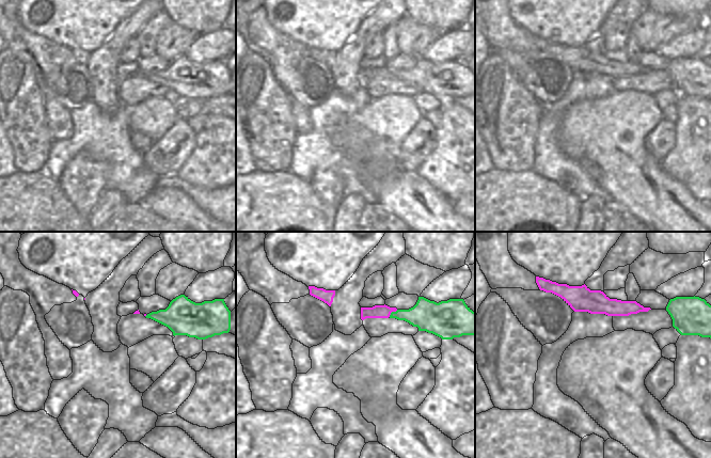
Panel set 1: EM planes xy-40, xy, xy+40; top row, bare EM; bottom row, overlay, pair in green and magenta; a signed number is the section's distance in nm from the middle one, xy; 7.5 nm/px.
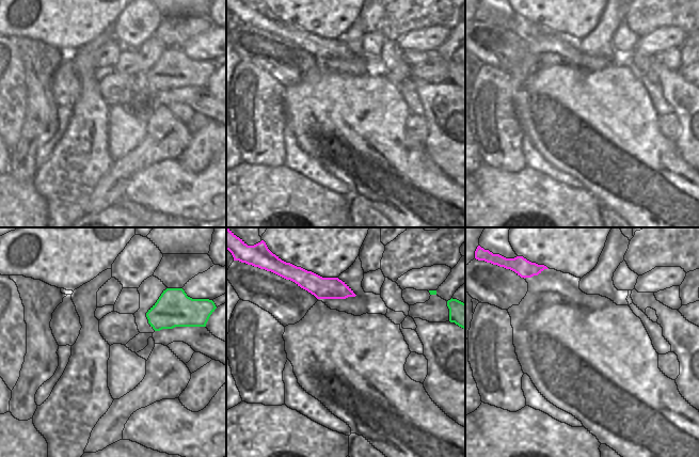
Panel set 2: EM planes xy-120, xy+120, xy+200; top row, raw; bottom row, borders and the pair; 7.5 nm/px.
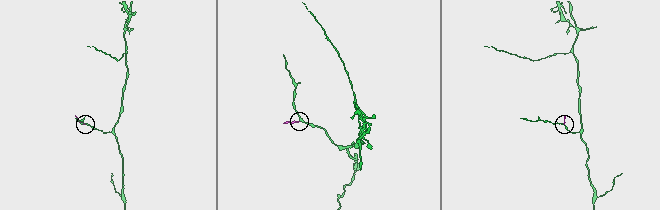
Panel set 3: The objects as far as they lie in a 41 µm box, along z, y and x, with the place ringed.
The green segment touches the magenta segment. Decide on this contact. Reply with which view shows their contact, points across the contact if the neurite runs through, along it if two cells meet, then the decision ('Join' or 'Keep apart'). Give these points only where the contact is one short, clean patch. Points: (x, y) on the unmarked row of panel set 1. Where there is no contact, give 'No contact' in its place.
Touches green in xy. Path across: xy (425, 76), (403, 76), (392, 73), (378, 72). Join.

